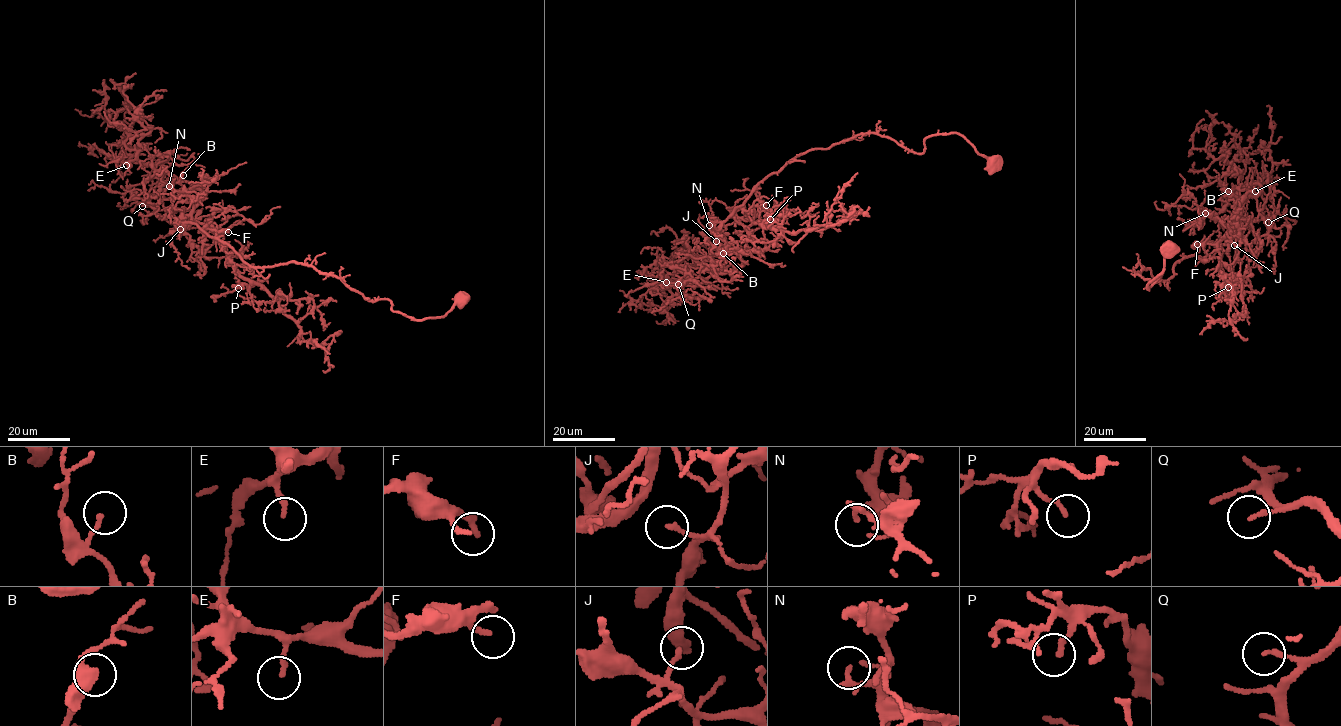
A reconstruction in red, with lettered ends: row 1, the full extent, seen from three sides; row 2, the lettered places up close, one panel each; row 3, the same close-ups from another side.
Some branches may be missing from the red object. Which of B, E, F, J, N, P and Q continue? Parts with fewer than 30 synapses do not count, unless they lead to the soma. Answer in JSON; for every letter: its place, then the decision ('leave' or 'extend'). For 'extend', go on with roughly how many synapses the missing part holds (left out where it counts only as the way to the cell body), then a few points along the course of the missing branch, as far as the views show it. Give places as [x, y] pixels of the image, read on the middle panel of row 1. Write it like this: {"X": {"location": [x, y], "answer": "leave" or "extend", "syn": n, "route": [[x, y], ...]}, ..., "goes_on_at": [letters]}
{"B": {"location": [723, 253], "answer": "leave"}, "E": {"location": [666, 282], "answer": "leave"}, "F": {"location": [766, 205], "answer": "leave"}, "J": {"location": [716, 241], "answer": "leave"}, "N": {"location": [709, 225], "answer": "extend", "syn": 35, "route": [[709, 225], [701, 221], [696, 226], [699, 226]]}, "P": {"location": [770, 219], "answer": "leave"}, "Q": {"location": [678, 284], "answer": "leave"}, "goes_on_at": ["N"]}

